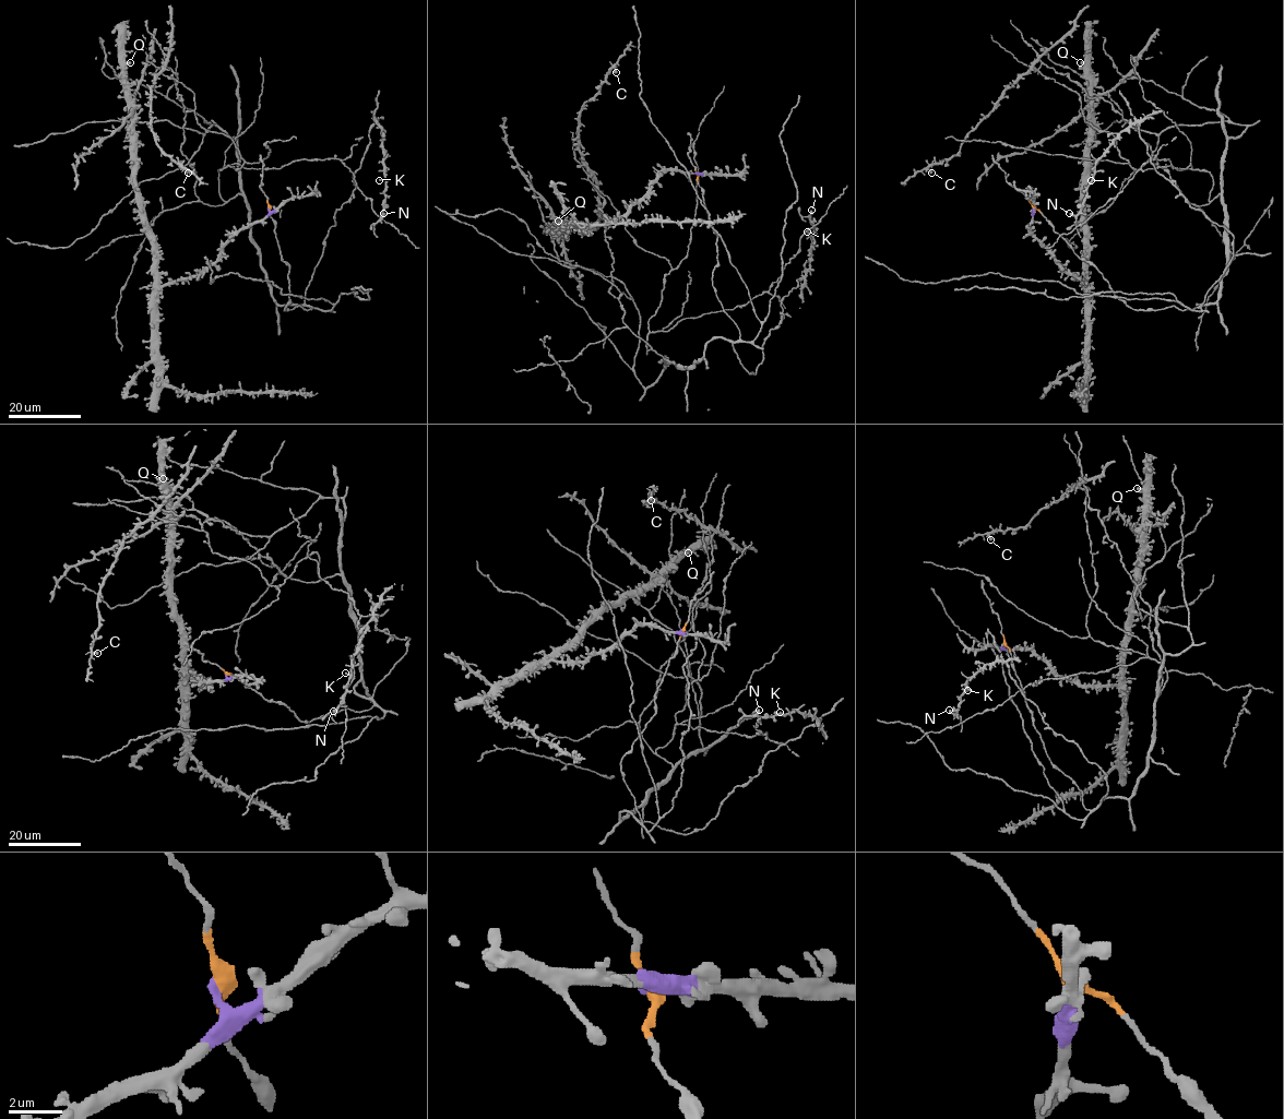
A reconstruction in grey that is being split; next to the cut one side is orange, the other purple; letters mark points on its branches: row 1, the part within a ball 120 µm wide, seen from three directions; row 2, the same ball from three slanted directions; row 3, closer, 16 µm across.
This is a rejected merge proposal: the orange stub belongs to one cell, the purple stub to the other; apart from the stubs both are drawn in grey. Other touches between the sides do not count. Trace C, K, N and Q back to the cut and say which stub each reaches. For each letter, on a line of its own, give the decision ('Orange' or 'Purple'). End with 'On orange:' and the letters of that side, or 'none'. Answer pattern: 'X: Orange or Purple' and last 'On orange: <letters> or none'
C: Orange
K: Orange
N: Orange
Q: Purple
On orange: C, K, N

